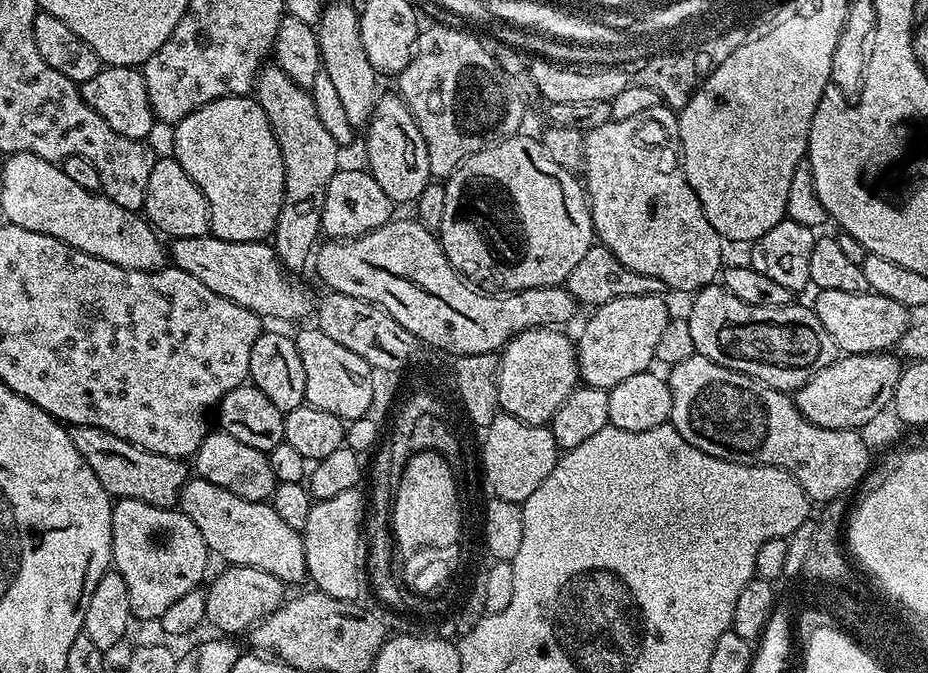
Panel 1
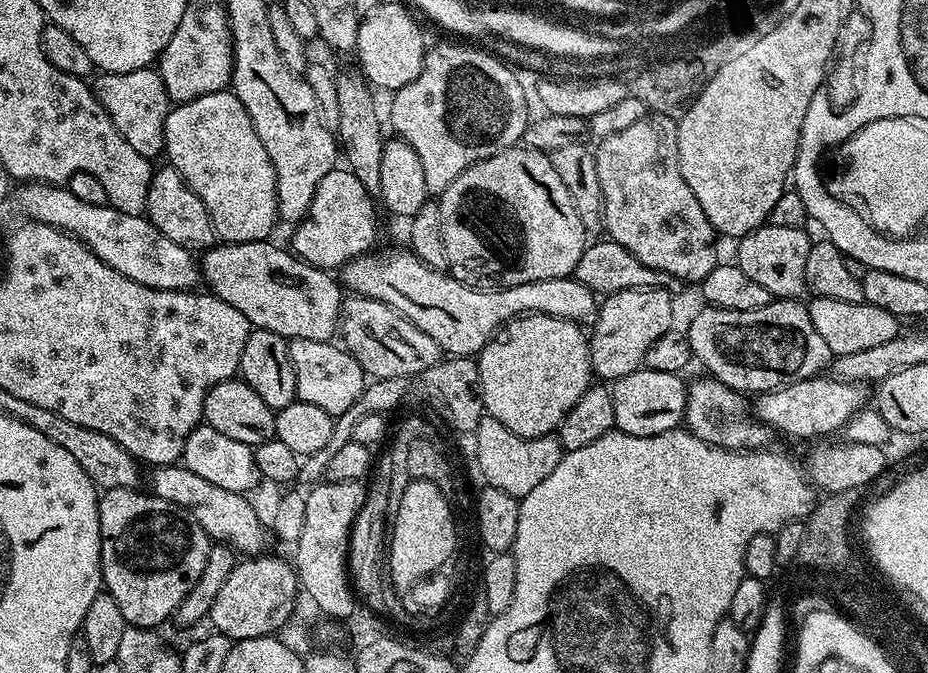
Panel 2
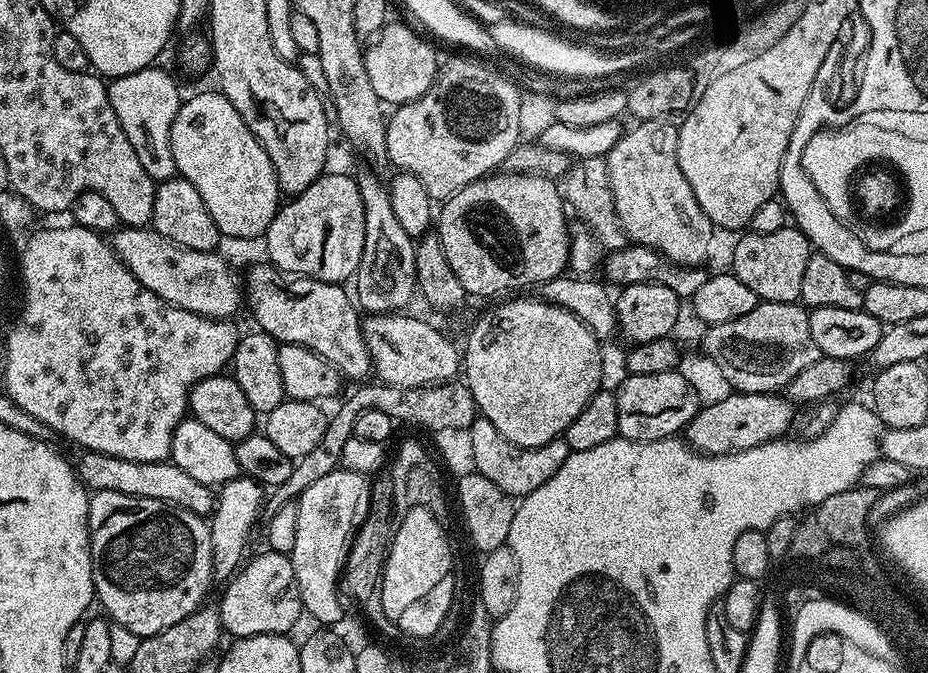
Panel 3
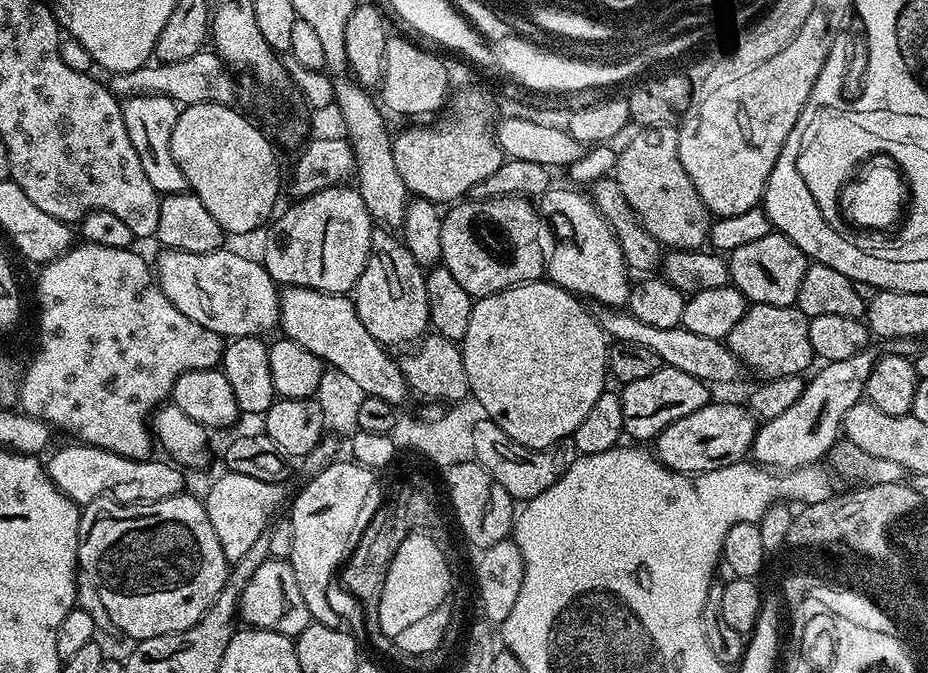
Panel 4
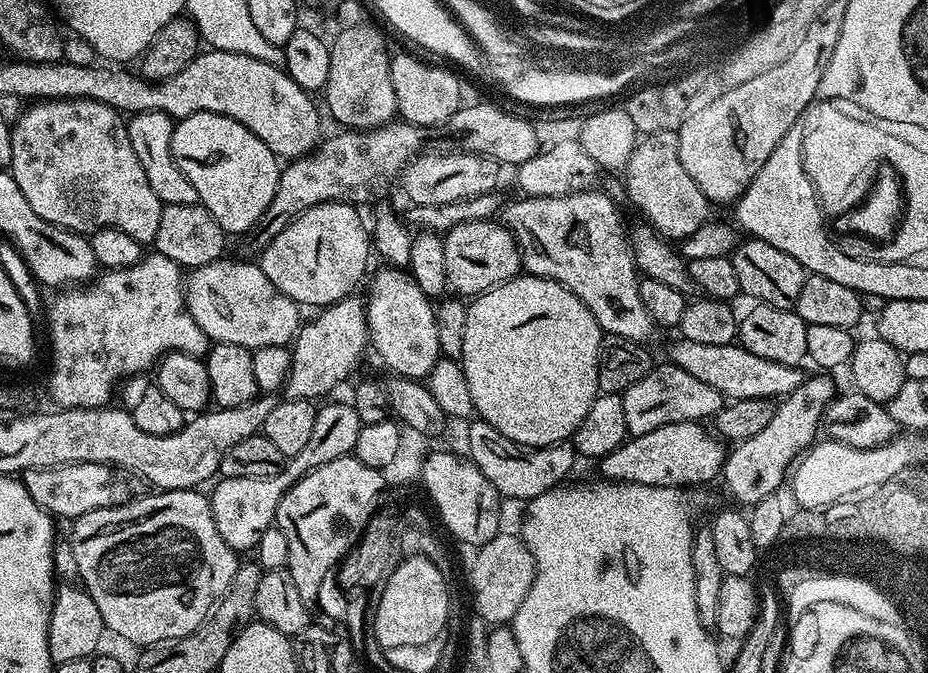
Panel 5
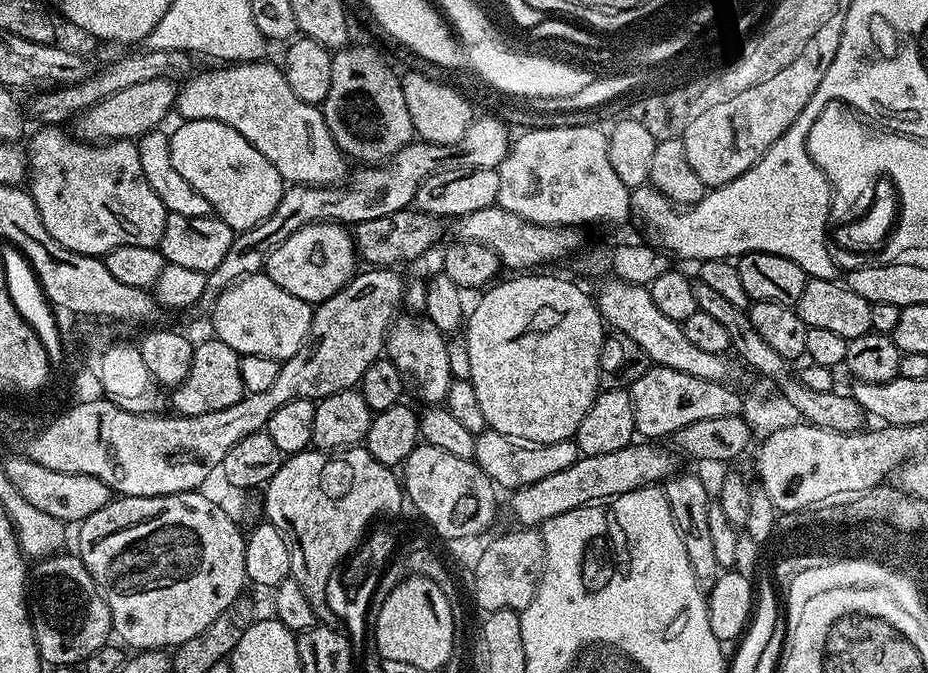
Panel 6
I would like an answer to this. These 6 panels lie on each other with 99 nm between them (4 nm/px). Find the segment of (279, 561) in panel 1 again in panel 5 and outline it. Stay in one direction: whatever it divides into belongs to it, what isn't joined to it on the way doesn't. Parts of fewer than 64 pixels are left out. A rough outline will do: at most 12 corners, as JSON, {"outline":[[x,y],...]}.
{"outline":[[98,462],[22,473],[49,516],[82,514],[133,495],[129,473]]}

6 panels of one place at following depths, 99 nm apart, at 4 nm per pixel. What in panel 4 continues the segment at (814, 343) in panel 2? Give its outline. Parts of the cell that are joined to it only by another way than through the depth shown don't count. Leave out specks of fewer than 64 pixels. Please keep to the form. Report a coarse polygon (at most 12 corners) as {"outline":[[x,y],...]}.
{"outline":[[752,304],[726,338],[764,378],[809,371],[809,317]]}

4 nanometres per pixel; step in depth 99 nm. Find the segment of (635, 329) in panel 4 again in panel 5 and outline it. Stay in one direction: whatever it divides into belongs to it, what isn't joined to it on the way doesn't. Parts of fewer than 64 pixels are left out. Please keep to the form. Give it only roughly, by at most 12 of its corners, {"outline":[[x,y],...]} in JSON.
{"outline":[[676,338],[667,359],[729,401],[798,390],[799,367]]}

